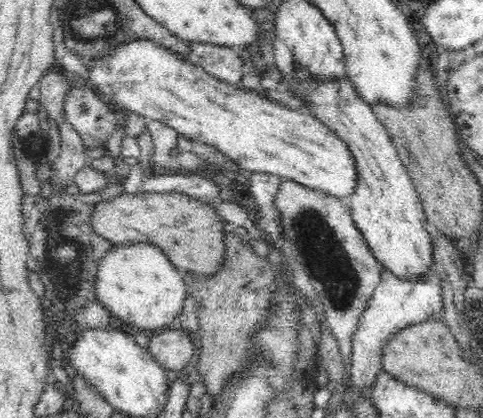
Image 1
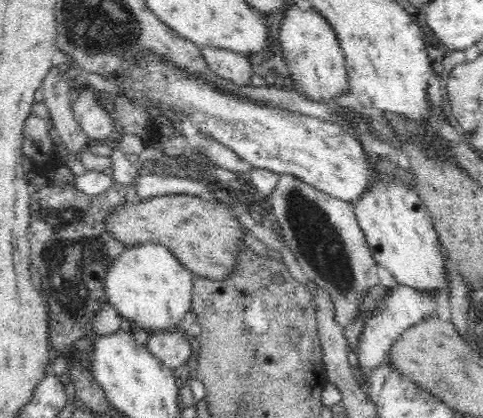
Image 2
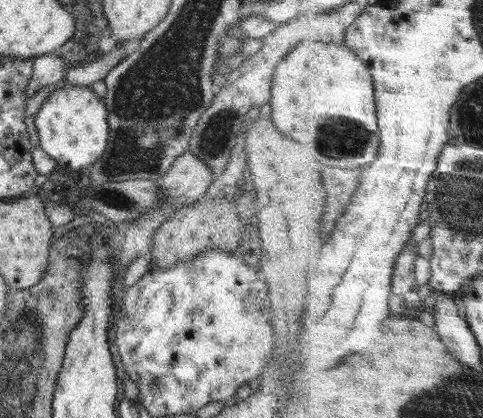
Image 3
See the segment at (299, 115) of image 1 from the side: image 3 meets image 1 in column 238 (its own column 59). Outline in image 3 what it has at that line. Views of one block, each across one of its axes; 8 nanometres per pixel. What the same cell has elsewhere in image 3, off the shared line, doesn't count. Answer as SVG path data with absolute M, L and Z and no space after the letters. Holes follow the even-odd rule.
M66 85L57 89L42 103L35 118L39 146L58 166L80 170L96 162L109 139L108 111L103 99L90 86Z

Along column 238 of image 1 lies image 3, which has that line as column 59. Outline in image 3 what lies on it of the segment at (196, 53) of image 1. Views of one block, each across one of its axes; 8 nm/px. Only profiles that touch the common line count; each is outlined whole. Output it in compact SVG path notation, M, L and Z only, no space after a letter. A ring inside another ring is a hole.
M55 54L37 56L33 60L33 75L25 90L25 96L30 97L41 86L59 83L66 76L66 62L62 57Z

